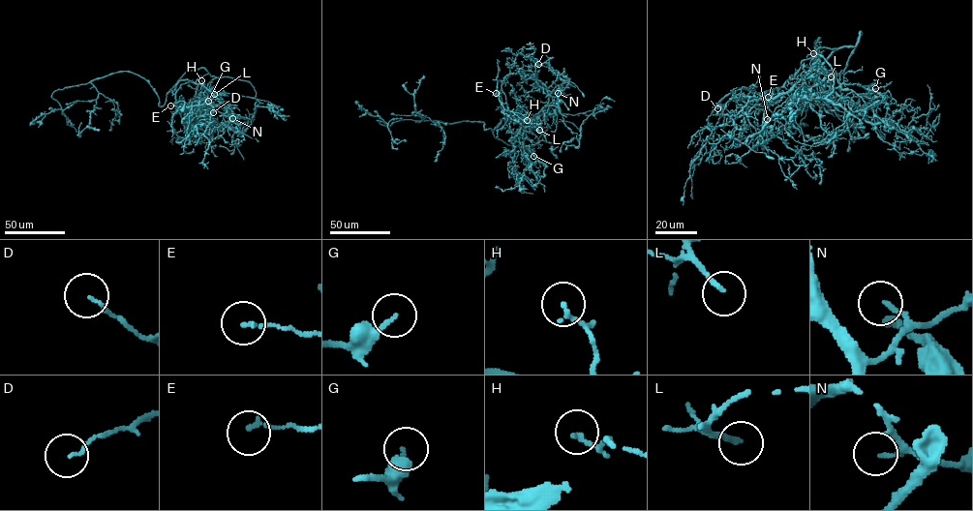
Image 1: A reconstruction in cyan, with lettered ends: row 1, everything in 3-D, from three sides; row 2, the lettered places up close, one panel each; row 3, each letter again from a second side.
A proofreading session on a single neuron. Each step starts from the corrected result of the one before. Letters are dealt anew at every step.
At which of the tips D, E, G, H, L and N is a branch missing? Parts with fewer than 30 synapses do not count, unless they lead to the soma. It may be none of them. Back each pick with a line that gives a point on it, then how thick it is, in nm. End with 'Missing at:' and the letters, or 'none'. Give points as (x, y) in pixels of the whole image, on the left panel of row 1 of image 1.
Missing at: none

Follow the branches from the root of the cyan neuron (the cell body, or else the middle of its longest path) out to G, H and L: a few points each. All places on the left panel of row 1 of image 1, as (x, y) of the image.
G: (166, 100), (167, 95), (180, 81), (189, 79), (197, 85), (195, 100), (197, 98), (208, 101)
H: (166, 100), (167, 95), (180, 81), (202, 84), (201, 80)
L: (166, 100), (167, 95), (181, 80), (201, 83), (214, 94)

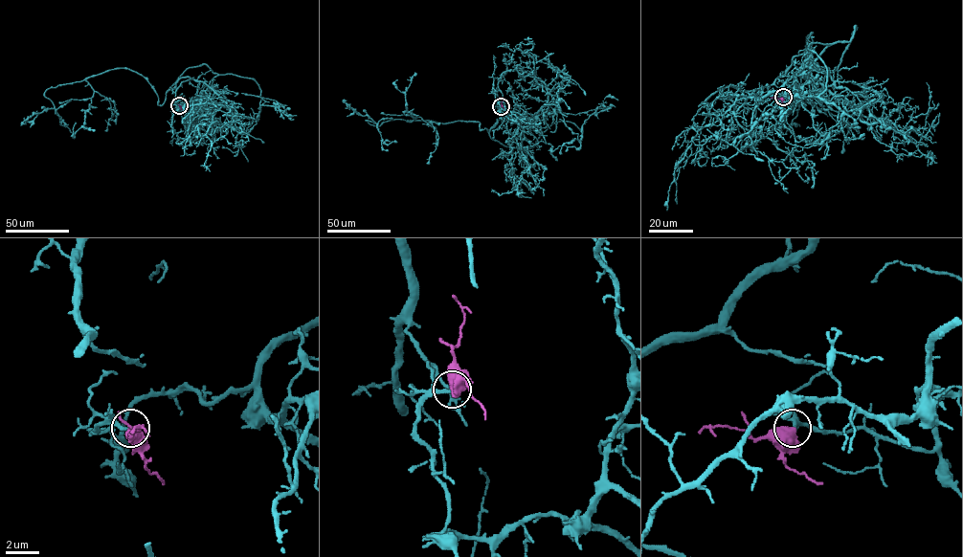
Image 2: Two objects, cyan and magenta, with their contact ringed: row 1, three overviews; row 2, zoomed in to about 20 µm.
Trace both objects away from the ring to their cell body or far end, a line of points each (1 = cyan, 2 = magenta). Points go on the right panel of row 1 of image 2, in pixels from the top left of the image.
1: (783, 97), (802, 100), (808, 48), (823, 96), (810, 77), (812, 33), (807, 84), (848, 126), (841, 153)
2: (782, 97), (771, 98)

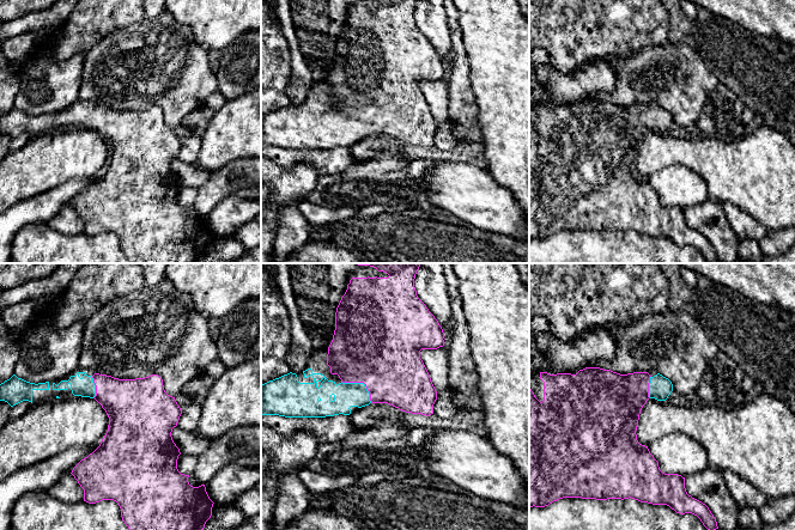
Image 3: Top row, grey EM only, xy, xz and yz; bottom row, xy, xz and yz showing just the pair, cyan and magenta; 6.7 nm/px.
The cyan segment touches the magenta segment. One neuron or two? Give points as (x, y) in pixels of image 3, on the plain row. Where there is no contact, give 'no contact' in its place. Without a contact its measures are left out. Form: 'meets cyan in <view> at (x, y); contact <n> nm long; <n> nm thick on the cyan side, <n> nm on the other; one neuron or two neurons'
meets cyan in xz at (362, 115); contact 260 nm long; 170 nm thick on the cyan side, 500 nm on the other; one neuron

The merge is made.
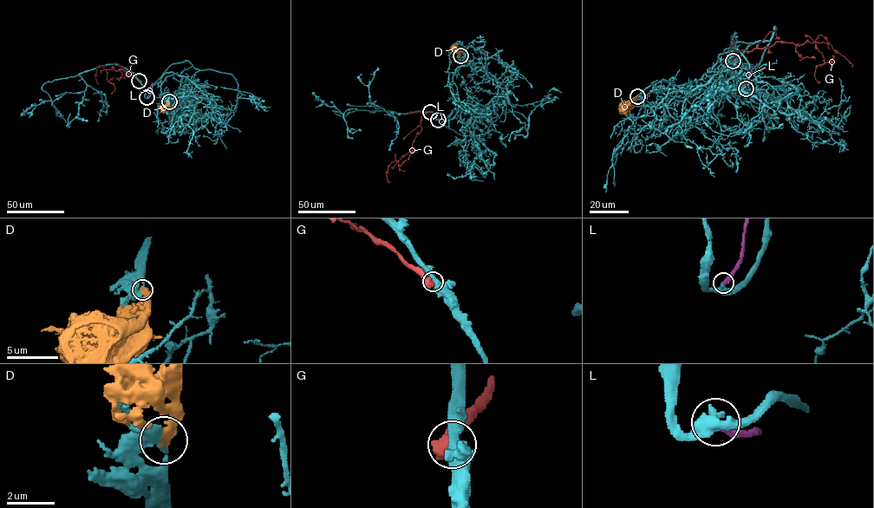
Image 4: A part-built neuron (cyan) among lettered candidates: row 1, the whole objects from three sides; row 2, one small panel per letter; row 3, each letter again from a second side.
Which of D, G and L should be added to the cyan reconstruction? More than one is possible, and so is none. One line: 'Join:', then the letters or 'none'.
Join: D

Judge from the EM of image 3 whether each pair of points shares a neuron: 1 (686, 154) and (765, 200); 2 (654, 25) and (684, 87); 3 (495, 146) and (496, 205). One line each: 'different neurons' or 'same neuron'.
1: same neuron
2: different neurons
3: different neurons

